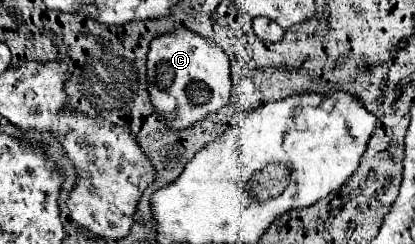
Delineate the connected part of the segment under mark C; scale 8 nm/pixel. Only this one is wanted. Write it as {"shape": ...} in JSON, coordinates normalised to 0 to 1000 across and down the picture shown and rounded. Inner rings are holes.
{"shape":[[[453,115],[386,139],[361,172],[357,377],[376,459],[395,475],[405,525],[453,525],[545,434],[554,418],[554,352],[549,230],[520,172],[506,172]]]}

